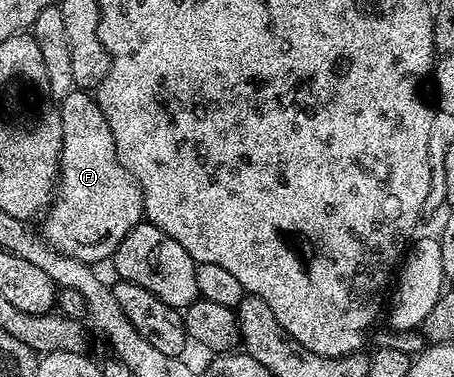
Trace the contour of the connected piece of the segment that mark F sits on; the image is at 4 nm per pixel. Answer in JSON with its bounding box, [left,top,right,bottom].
[39,89,143,264]

